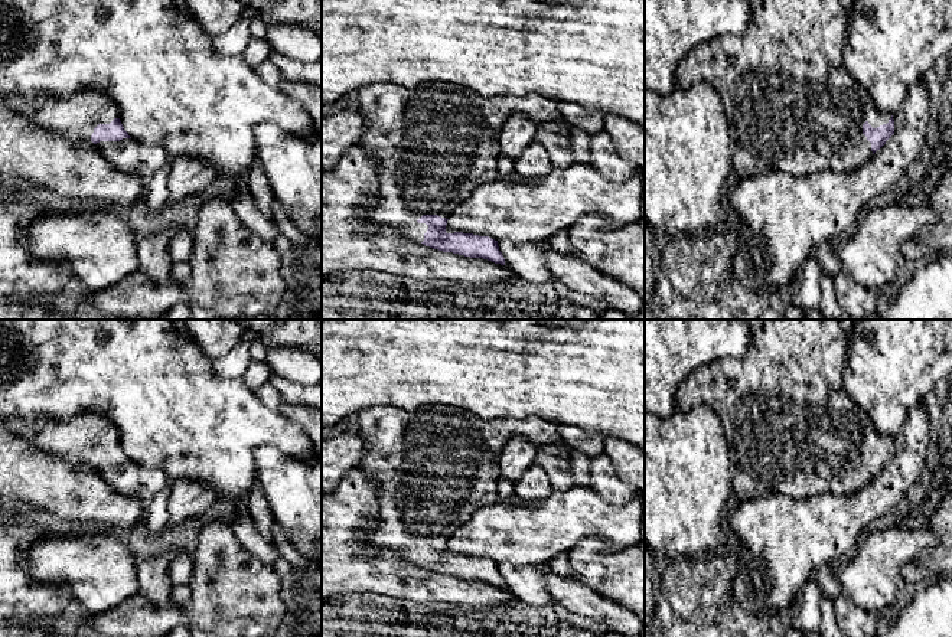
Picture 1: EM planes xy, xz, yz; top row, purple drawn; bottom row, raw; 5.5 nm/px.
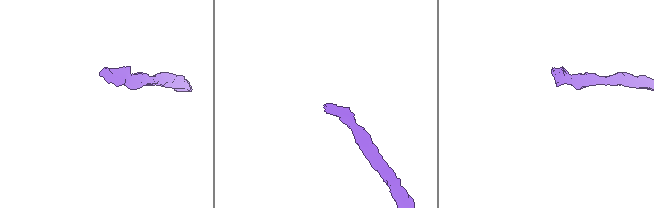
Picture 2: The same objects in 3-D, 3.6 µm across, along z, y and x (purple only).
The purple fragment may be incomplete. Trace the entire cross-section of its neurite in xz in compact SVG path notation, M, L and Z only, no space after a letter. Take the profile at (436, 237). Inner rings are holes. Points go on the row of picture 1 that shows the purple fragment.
M381 82L361 88L351 98L353 108L365 120L358 146L378 161L378 190L363 208L365 219L376 226L397 229L433 249L505 265L498 241L473 233L447 233L449 216L475 189L498 179L501 131L505 122L521 114L537 125L568 125L561 114L561 102L535 94L483 97L451 82L428 82L417 88Z

